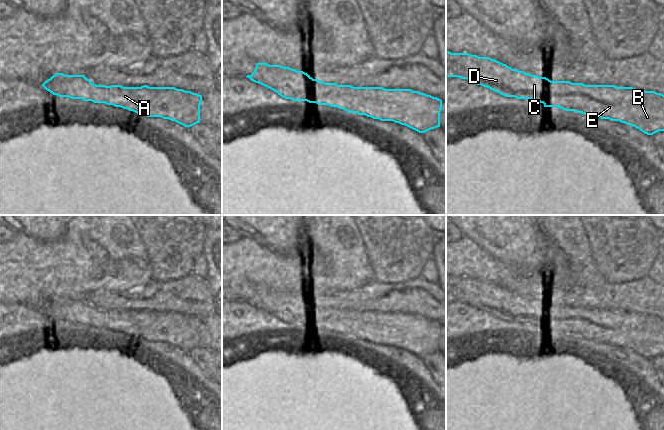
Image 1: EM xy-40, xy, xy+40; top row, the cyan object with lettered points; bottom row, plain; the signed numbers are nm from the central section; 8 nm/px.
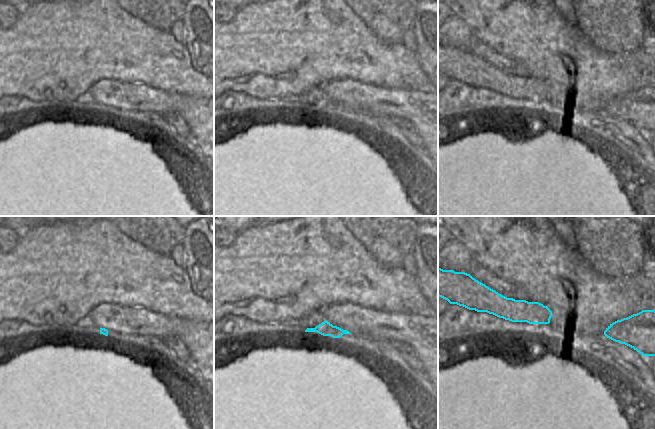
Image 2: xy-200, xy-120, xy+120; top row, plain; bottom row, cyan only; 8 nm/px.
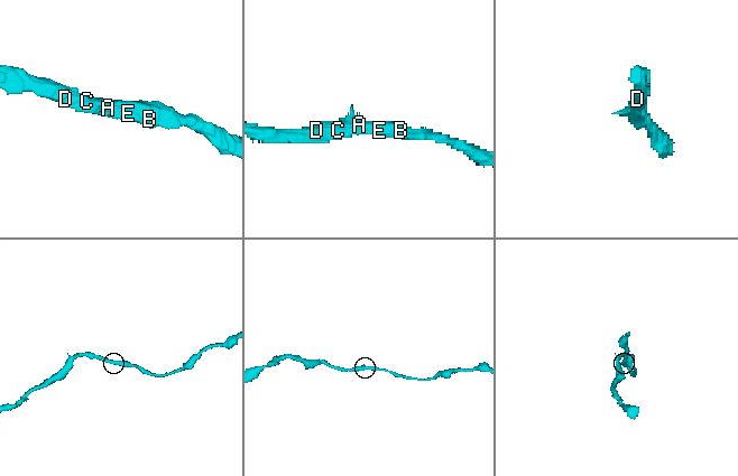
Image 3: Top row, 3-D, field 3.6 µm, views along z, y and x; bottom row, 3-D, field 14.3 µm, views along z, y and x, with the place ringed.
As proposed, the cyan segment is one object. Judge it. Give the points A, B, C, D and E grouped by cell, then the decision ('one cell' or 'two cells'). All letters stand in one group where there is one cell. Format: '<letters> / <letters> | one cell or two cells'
A B C D E | one cell

